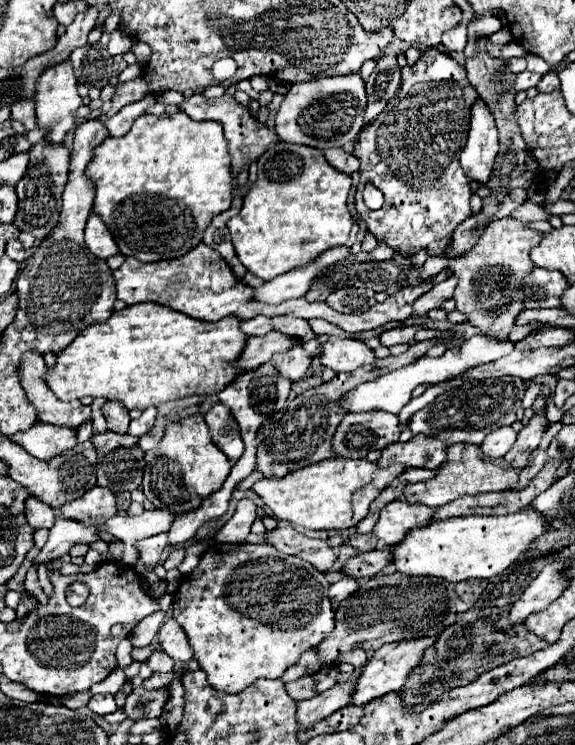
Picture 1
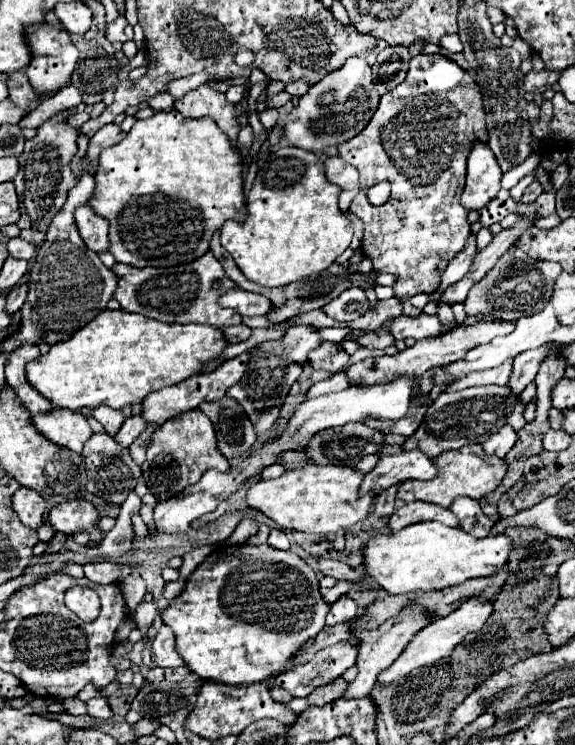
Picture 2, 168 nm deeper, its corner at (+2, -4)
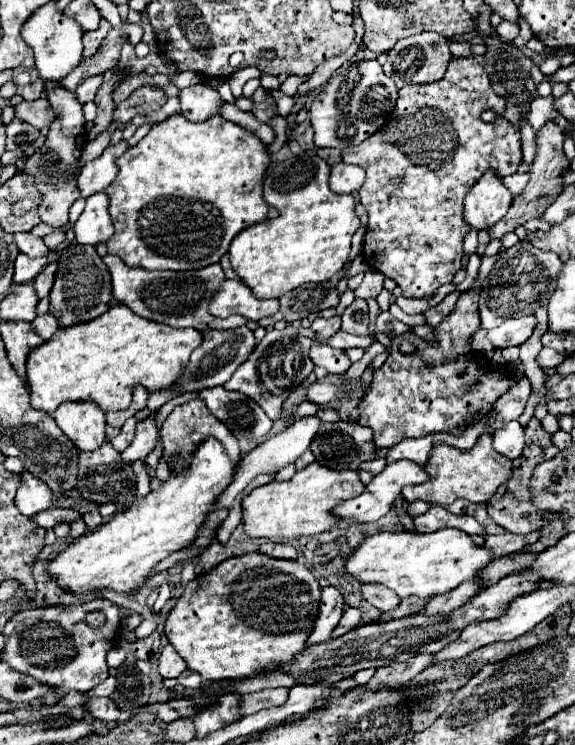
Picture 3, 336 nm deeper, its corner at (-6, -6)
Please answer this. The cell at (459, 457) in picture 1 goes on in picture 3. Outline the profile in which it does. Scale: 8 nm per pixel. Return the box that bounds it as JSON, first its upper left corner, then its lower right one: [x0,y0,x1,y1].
[401,432,511,506]

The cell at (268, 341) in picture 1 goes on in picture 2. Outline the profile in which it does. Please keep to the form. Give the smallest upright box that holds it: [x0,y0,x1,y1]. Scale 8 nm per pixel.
[143,348,255,426]

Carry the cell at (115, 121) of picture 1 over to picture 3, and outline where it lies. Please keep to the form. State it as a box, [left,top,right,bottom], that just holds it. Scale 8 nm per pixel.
[77,140,127,198]

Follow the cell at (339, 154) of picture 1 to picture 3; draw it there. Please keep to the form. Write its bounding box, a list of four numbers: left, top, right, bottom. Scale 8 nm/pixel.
[329,162,365,194]

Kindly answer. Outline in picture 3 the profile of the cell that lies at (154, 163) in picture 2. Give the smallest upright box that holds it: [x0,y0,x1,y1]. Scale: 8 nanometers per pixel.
[105,114,269,270]

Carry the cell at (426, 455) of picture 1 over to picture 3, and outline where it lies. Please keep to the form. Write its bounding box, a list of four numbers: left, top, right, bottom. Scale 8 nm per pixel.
[333,460,427,526]

